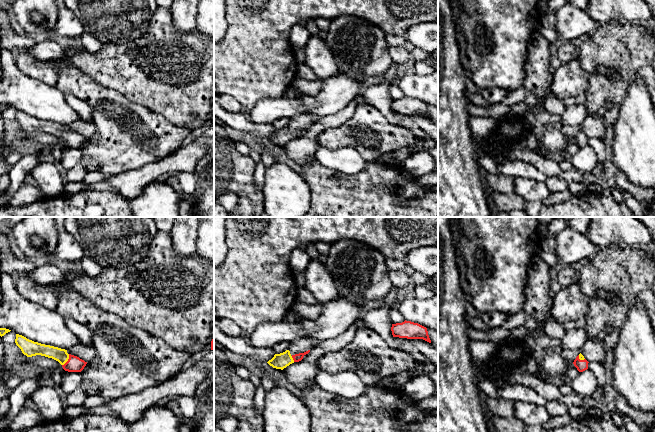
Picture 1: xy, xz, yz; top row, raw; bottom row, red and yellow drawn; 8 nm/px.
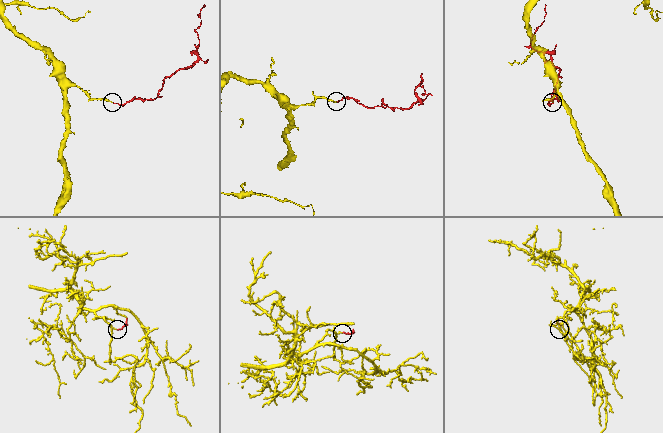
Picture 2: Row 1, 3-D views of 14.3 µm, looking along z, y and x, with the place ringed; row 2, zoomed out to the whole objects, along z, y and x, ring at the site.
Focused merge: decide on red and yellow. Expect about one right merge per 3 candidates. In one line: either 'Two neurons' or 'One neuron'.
One neuron

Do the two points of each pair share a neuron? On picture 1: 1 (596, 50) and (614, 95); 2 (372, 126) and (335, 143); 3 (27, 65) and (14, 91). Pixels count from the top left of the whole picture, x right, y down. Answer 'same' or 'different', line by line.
1: same
2: same
3: different

